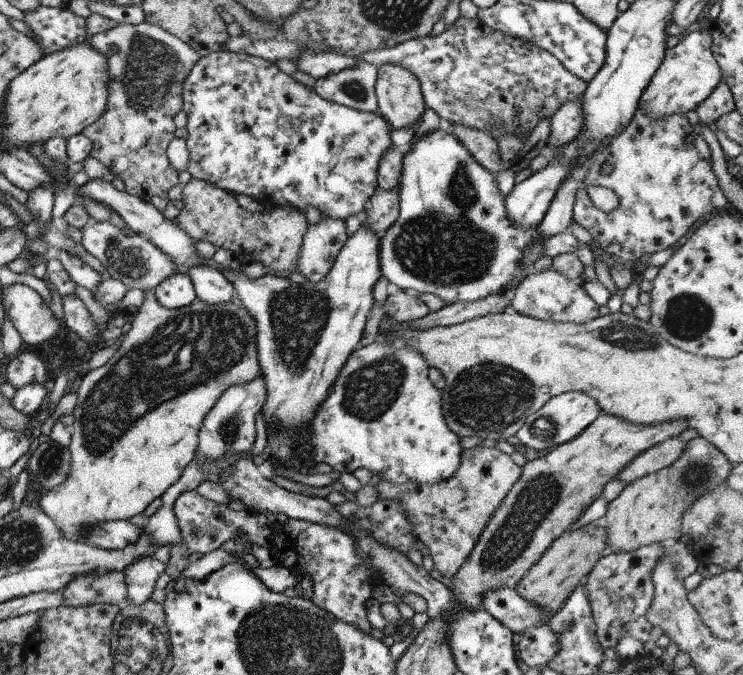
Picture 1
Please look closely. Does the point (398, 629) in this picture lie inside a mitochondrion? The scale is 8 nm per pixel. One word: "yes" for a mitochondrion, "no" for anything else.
no

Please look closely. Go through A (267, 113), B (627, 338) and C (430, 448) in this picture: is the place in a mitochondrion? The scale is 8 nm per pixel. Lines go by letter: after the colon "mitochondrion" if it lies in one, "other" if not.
A: other
B: mitochondrion
C: other

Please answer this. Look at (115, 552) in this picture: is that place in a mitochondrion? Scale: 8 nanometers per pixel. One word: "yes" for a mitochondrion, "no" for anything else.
no

